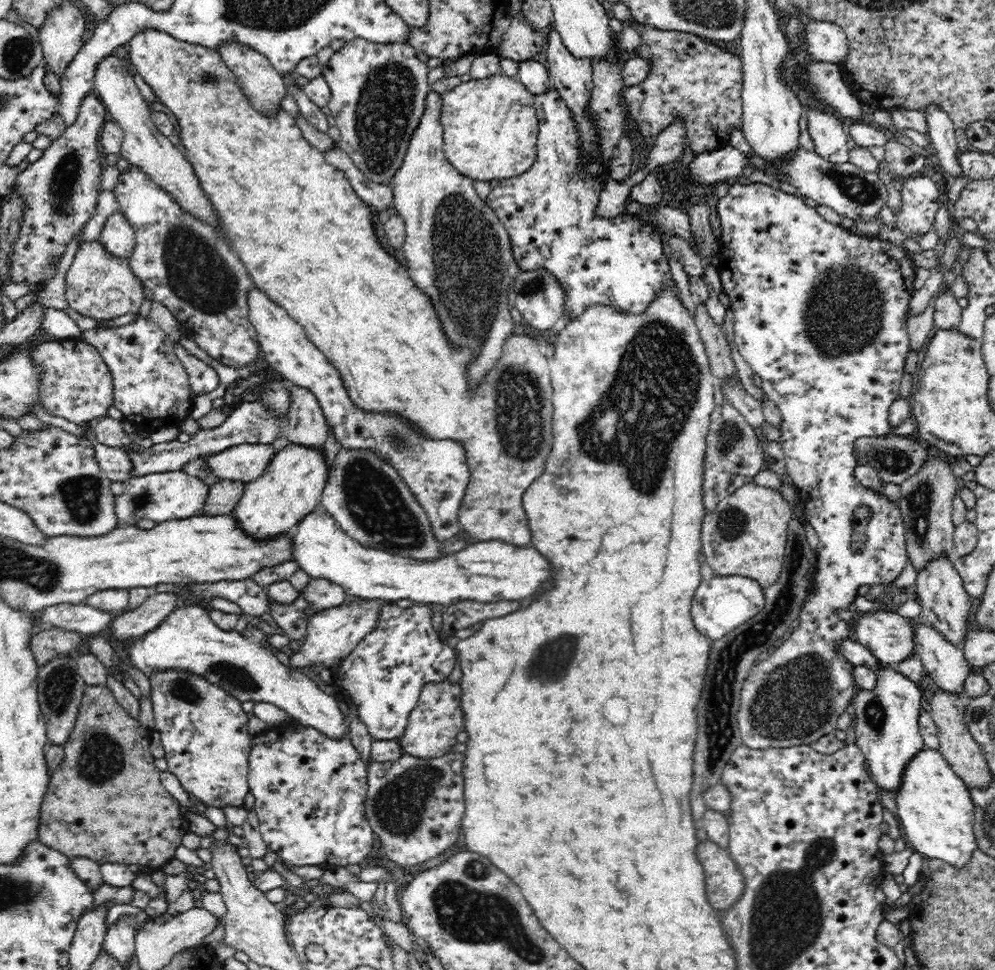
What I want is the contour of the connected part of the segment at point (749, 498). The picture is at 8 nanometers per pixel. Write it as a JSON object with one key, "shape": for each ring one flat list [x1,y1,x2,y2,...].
{"shape":[[756,483,741,486,703,518,702,553,715,576,742,576,760,584,762,590,778,581,783,570,788,522,793,508,773,488]]}

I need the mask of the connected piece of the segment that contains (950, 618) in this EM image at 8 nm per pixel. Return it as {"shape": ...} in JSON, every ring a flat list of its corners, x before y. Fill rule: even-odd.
{"shape":[[938,554,938,556,930,558,928,564,918,570,916,592,918,602,922,606,920,619,944,635,948,642,960,646,968,631,966,626,968,626,972,600,964,589,964,581,960,577,960,572,956,570,955,564,948,554]]}

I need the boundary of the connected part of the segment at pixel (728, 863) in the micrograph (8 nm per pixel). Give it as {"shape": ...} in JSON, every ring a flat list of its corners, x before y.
{"shape":[[710,840,698,846,698,857,707,875,707,896,713,907,723,912,740,900,745,889,741,868,732,860,726,848]]}

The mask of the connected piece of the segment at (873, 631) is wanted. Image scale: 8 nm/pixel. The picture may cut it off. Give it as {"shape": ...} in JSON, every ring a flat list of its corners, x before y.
{"shape":[[896,611,856,613,850,624,851,638,872,651,880,664,892,666,914,651,912,621]]}

